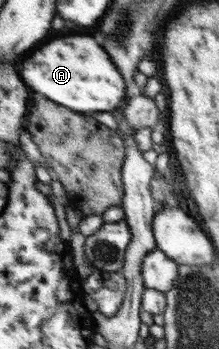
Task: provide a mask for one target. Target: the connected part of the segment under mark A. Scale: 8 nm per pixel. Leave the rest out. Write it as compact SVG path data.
M73 35L49 41L35 49L21 69L27 85L51 101L69 107L75 113L91 115L95 111L113 111L123 97L123 79L105 55L105 51L87 35Z

